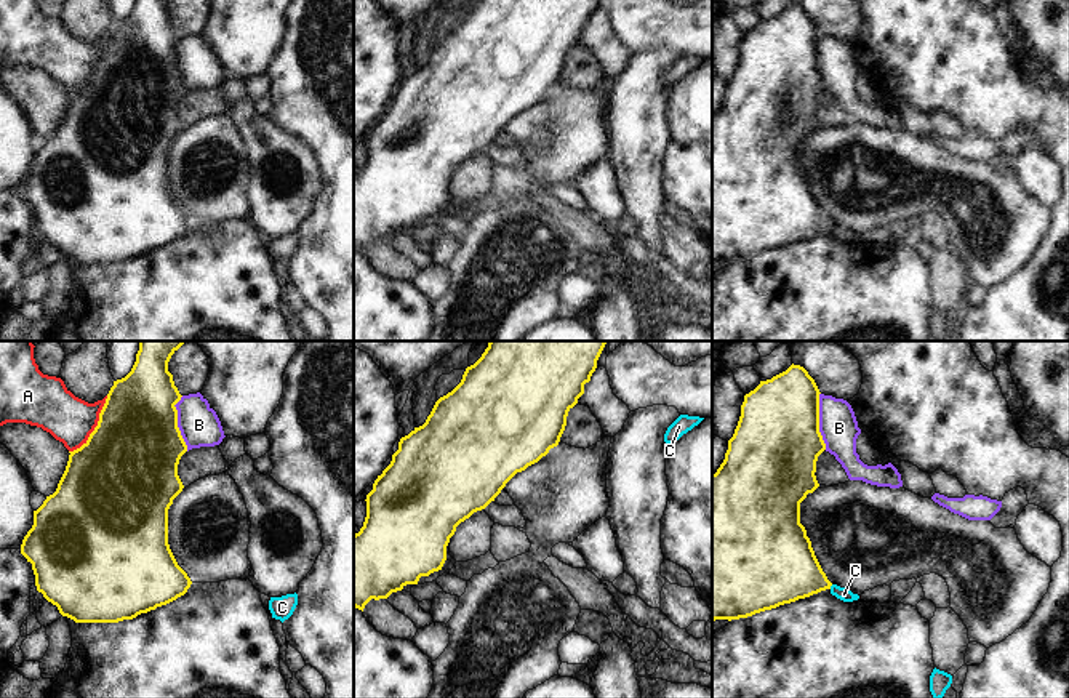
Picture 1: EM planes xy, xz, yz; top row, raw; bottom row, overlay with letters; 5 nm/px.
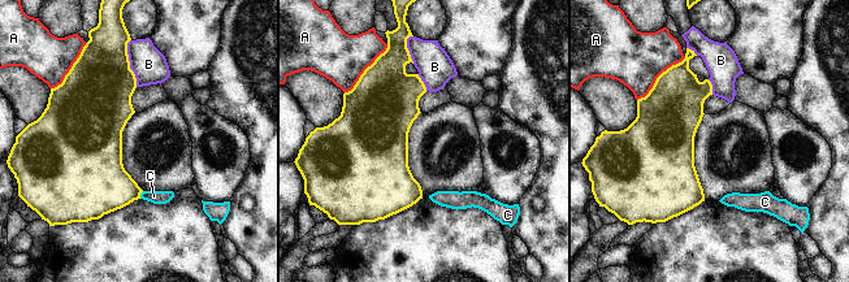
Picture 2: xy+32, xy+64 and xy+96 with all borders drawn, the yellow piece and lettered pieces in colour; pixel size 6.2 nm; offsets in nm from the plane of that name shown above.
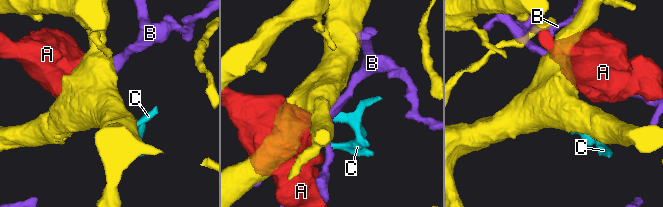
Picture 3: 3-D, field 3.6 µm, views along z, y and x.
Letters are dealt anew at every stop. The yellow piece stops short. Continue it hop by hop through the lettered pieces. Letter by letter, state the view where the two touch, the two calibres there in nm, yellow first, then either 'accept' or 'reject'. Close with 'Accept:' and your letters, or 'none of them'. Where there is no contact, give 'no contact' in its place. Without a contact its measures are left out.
A: xy | 480/240 nm | reject
B: yz | 440/190 nm | reject
C: yz | 340/70 nm | reject
Accept: none of them

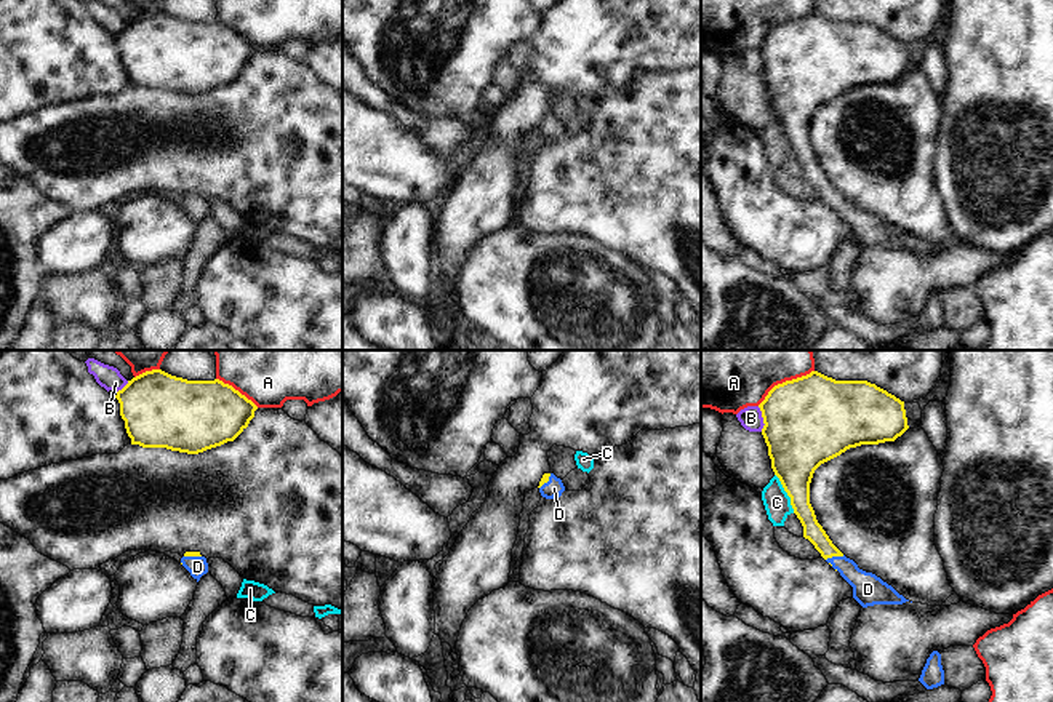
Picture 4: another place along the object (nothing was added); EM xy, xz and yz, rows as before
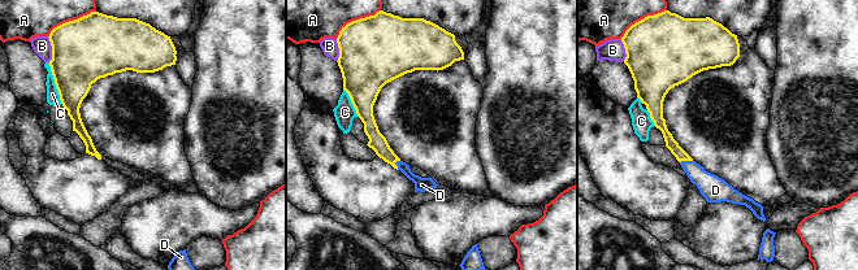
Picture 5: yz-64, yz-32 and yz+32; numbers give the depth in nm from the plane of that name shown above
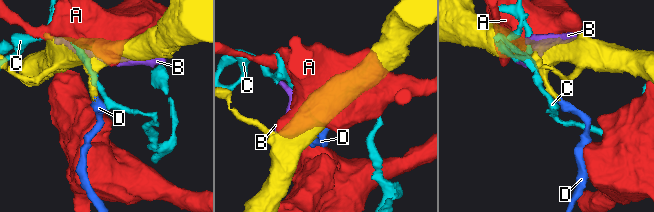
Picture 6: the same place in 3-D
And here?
A: yz | 440/260 nm | reject
B: yz | 440/110 nm | reject
C: yz | 300/130 nm | reject
D: yz | 100/160 nm | accept
Accept: D

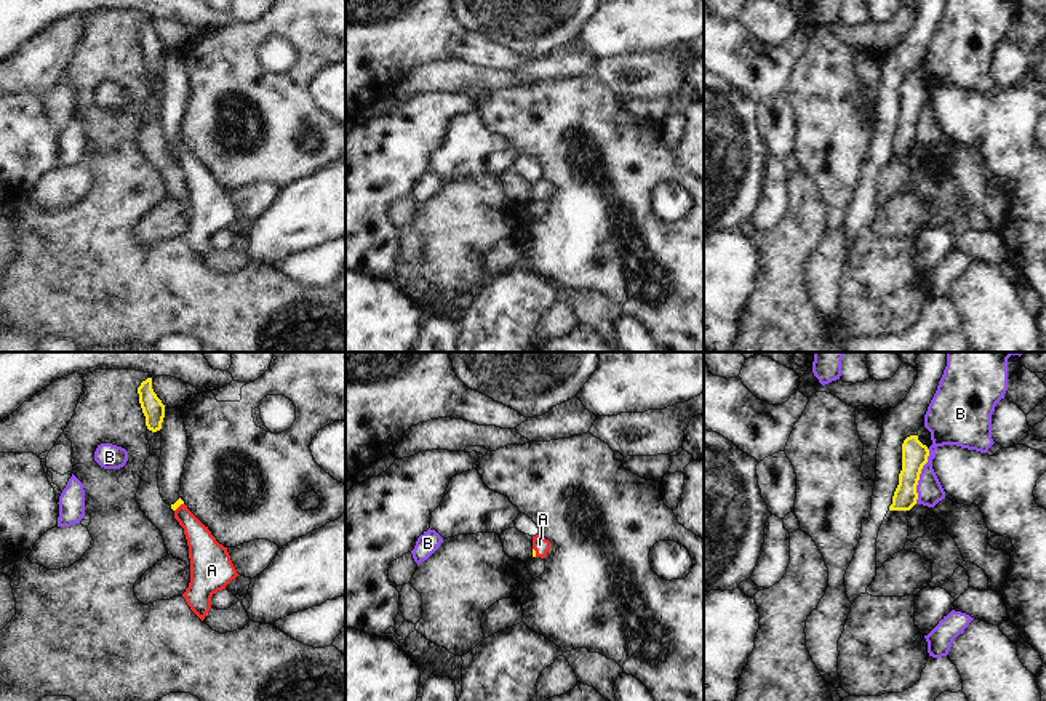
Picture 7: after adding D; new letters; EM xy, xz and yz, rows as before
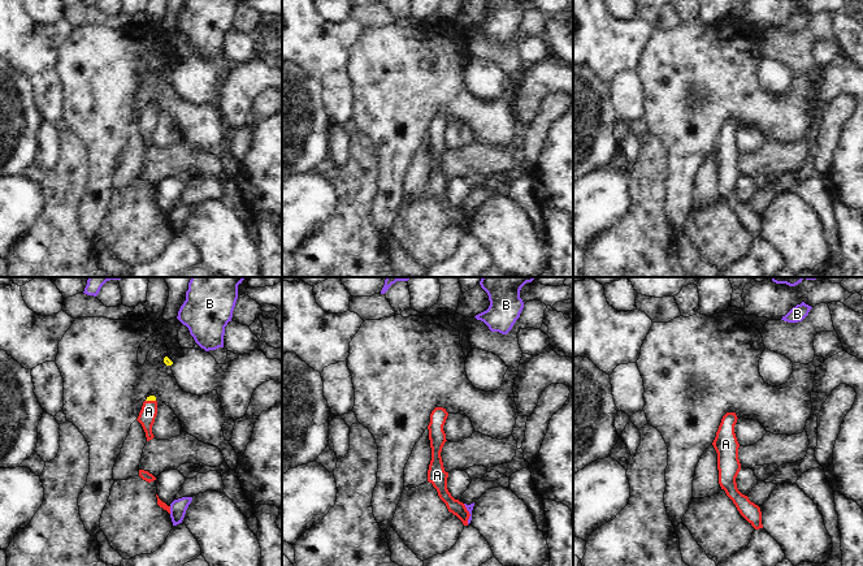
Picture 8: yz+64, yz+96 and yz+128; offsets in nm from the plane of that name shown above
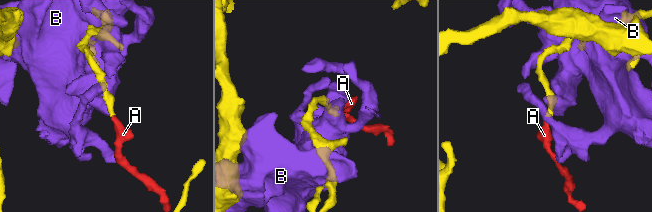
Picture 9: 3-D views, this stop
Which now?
A: xy | 40/150 nm | accept
B: yz | 130/130 nm | reject
Accept: A

